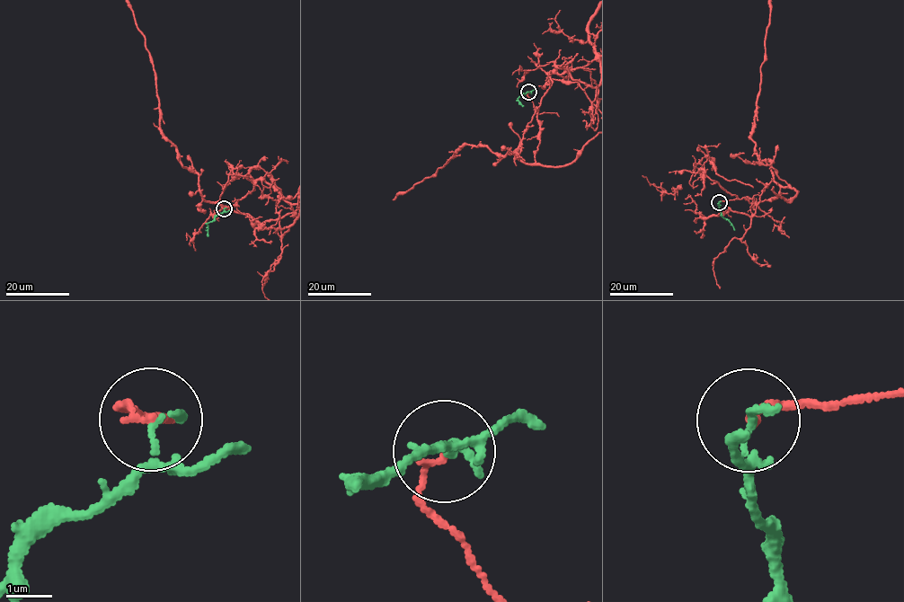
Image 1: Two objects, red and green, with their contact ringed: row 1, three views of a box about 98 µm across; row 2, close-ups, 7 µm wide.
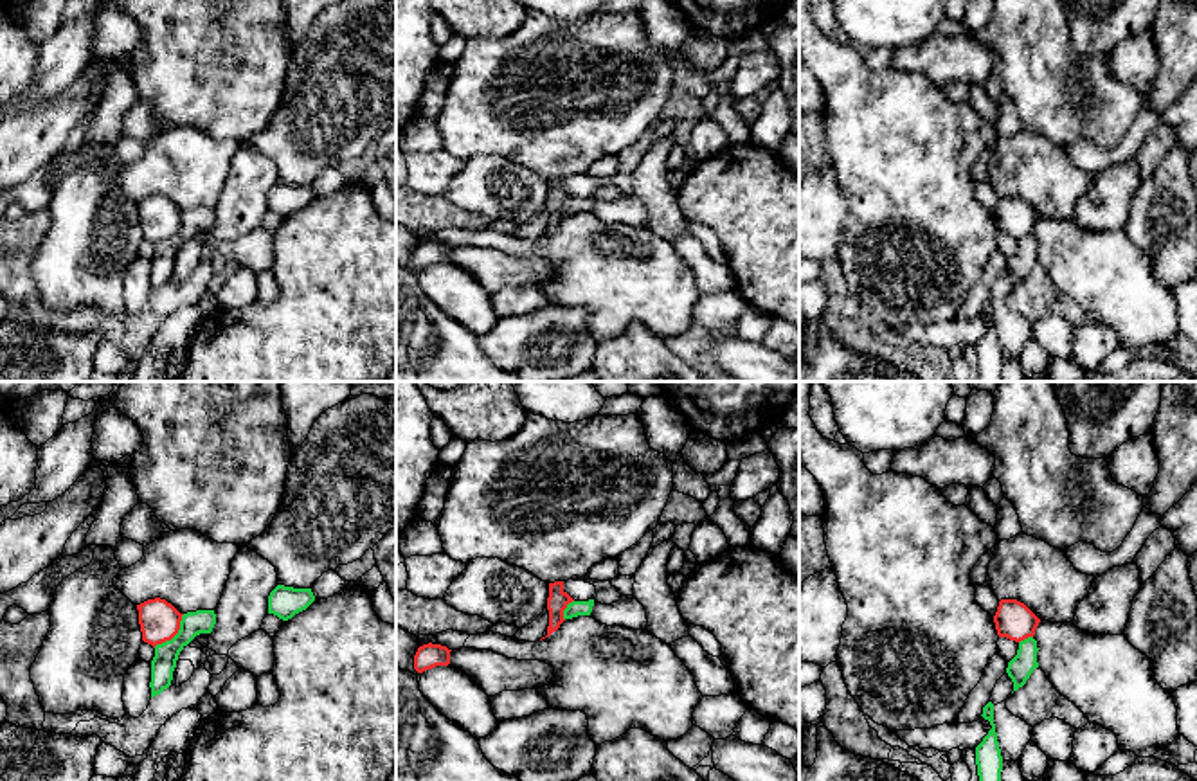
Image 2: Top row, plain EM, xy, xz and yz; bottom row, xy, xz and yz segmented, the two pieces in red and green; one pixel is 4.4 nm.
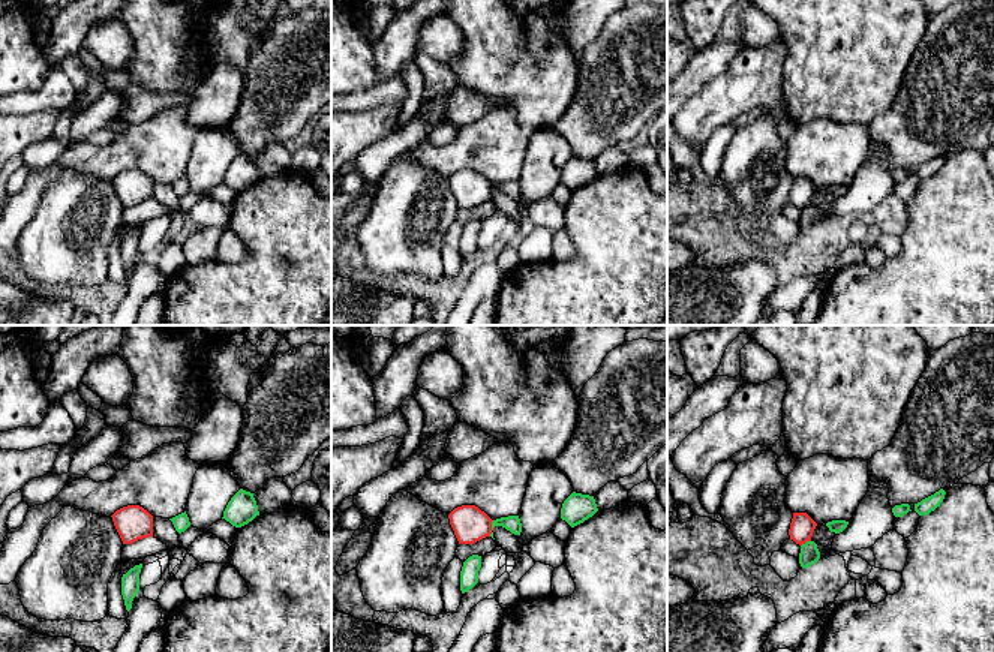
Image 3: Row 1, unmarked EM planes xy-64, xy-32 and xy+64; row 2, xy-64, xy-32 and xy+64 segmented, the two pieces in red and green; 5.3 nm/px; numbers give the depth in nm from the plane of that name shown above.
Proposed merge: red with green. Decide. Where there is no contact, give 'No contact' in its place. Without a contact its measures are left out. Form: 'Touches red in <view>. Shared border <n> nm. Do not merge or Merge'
Touches red in xy. Shared border 200 nm. Do not merge

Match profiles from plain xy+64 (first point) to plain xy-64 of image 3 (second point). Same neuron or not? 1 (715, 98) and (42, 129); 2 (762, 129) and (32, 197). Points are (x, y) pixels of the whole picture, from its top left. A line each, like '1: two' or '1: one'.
1: one
2: two

